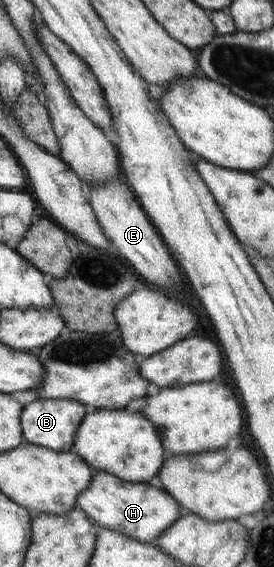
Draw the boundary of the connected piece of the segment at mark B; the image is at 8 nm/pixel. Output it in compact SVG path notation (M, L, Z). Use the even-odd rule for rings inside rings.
M38 398L23 406L24 443L37 444L56 452L74 450L75 432L89 409L78 400Z

